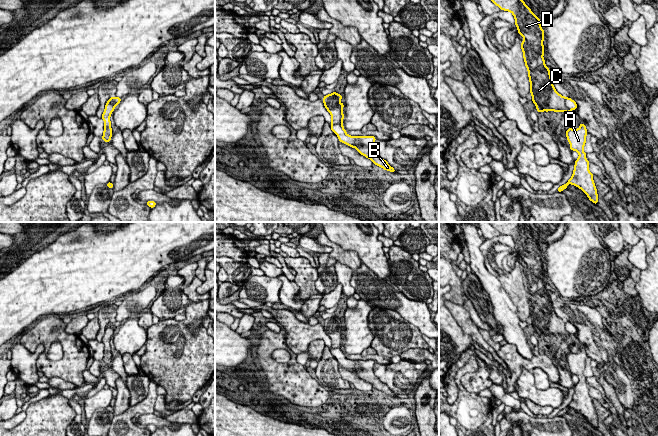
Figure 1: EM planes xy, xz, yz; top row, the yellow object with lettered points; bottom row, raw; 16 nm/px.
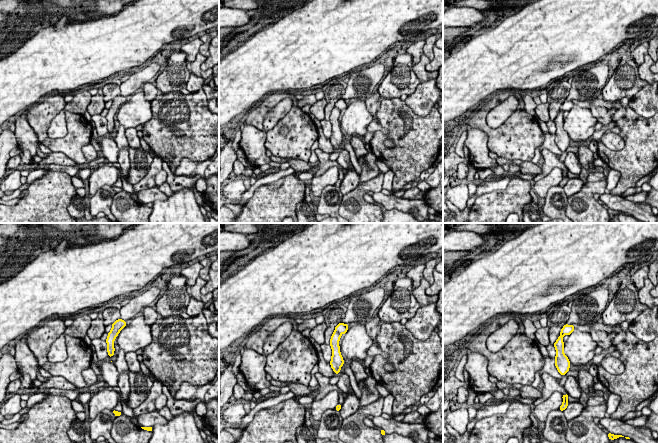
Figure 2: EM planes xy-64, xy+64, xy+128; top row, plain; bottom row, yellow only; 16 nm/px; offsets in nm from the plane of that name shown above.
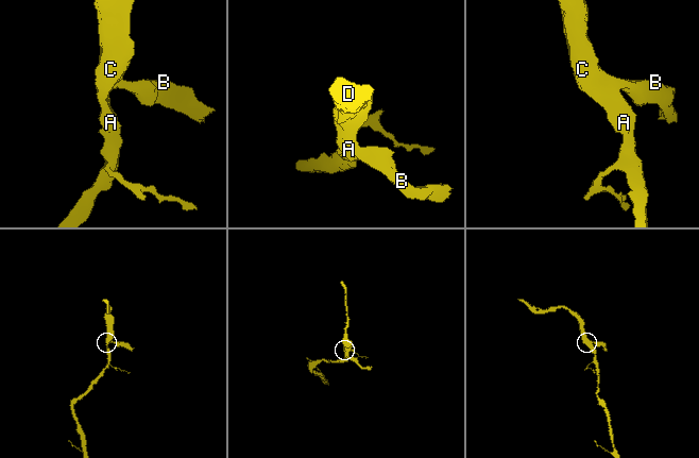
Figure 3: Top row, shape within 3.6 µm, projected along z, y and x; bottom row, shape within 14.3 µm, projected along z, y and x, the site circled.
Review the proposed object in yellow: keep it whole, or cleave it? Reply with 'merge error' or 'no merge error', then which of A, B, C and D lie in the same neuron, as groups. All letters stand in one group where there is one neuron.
merge error | A C D / B

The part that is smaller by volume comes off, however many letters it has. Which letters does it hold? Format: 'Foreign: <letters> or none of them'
Foreign: B

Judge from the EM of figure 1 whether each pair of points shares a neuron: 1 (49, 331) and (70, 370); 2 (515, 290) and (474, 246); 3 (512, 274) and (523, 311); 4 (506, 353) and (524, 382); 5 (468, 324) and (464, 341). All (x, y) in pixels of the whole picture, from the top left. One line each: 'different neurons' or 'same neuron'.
1: same neuron
2: different neurons
3: same neuron
4: different neurons
5: different neurons

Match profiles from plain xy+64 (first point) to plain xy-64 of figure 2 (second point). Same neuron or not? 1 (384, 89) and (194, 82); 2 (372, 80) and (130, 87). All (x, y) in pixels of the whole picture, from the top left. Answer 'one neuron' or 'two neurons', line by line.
1: two neurons
2: one neuron

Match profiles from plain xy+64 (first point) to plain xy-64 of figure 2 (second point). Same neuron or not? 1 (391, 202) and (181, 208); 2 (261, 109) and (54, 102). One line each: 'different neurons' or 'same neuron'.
1: different neurons
2: same neuron

